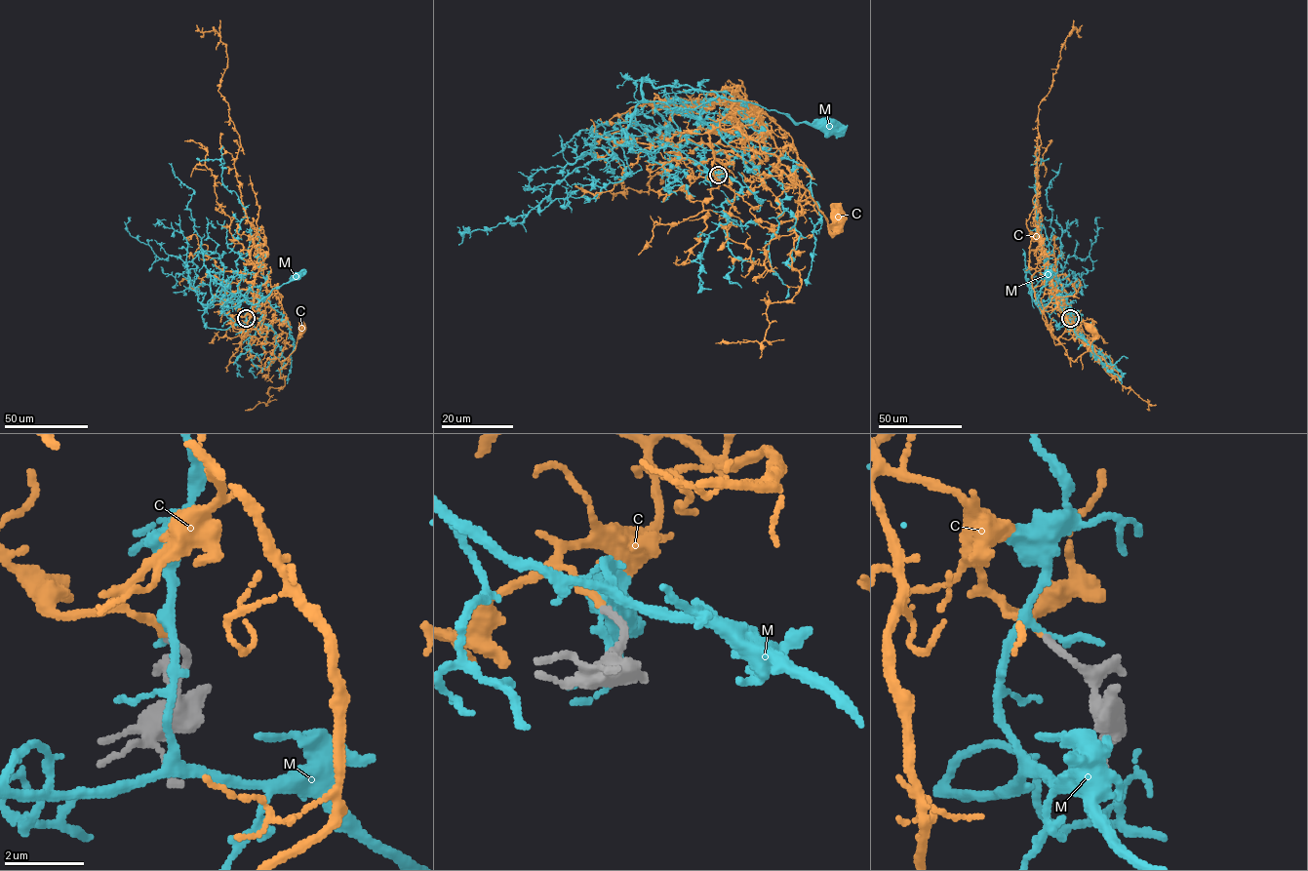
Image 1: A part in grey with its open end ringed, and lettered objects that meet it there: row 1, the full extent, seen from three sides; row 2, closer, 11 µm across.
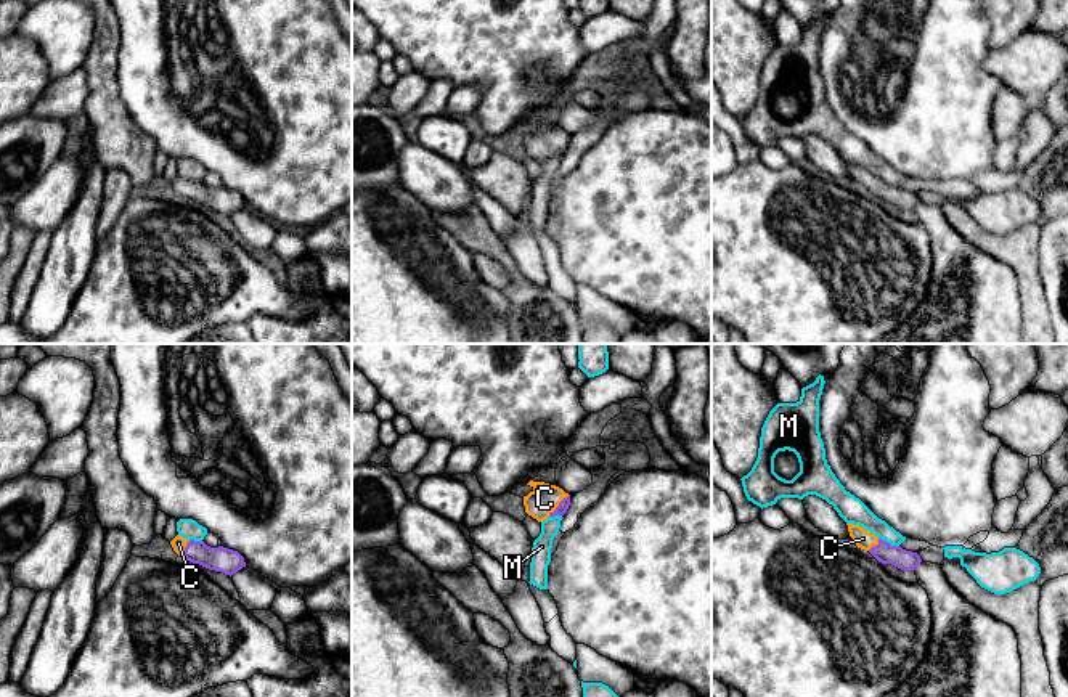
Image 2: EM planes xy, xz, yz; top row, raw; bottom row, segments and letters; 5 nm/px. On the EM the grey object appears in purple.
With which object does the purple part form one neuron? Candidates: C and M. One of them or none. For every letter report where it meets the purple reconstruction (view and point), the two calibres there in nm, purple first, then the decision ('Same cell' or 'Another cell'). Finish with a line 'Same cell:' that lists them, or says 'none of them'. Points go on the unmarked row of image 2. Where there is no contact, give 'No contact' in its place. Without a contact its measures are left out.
C: Touches purple at xz (559, 145). Thickness 60 nm (purple) against 150 nm. Same cell
M: Touches purple at yz (888, 183). Thickness 100 nm (purple) against 140 nm. Another cell
Same cell: C

